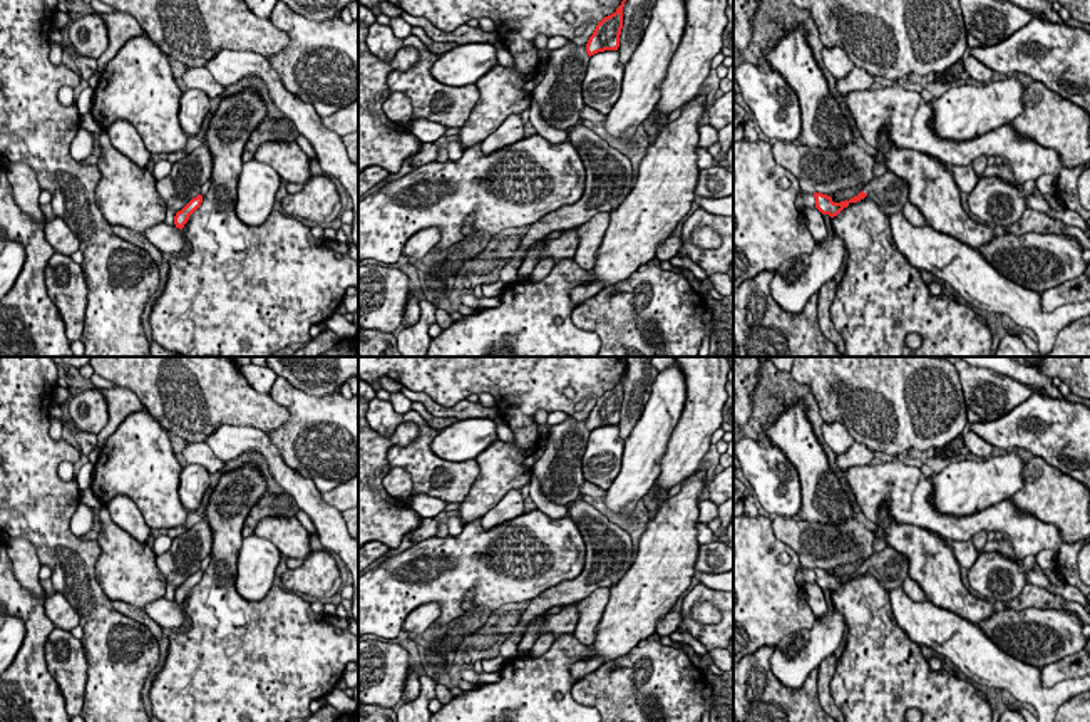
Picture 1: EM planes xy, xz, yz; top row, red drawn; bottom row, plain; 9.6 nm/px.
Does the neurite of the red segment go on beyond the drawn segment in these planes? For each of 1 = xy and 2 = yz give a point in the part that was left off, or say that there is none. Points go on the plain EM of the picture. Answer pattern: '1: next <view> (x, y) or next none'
1: next none
2: next none

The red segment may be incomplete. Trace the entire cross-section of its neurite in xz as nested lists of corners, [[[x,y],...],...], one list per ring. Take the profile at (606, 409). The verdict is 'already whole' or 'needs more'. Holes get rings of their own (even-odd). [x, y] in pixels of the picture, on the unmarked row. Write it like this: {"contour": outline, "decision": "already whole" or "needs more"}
{"contour": [[[626,372],[623,374],[621,380],[616,384],[614,389],[604,392],[601,397],[598,397],[593,410],[589,412],[586,419],[588,431],[594,431],[598,427],[604,425],[618,425],[620,422],[620,410],[623,404],[623,382],[625,382]]], "decision": "already whole"}

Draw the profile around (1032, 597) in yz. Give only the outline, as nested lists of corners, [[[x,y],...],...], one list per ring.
[[[1026,583],[1016,598],[1005,603],[1005,608],[1016,611],[1025,608],[1045,608],[1045,610],[1062,610],[1077,615],[1075,611],[1067,610],[1063,606],[1063,601],[1065,598],[1062,598],[1060,595],[1050,593],[1045,588]]]

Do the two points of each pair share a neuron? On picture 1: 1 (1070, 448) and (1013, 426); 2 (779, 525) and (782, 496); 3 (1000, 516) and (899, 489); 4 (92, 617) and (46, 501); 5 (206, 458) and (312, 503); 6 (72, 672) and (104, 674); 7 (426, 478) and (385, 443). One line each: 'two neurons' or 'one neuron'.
1: one neuron
2: two neurons
3: one neuron
4: one neuron
5: two neurons
6: two neurons
7: two neurons

